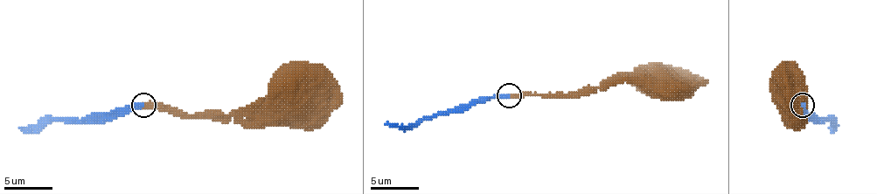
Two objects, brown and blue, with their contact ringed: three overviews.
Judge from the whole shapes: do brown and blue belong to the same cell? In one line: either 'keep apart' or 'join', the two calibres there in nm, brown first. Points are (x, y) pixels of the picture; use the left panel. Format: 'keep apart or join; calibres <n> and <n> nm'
join; calibres 320 and 280 nm

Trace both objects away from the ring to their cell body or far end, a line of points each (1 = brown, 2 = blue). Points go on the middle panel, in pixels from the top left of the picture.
1: (508, 94), (586, 94), (617, 80), (673, 75), (664, 83)
2: (508, 94), (482, 97), (419, 119), (407, 126), (385, 124)

